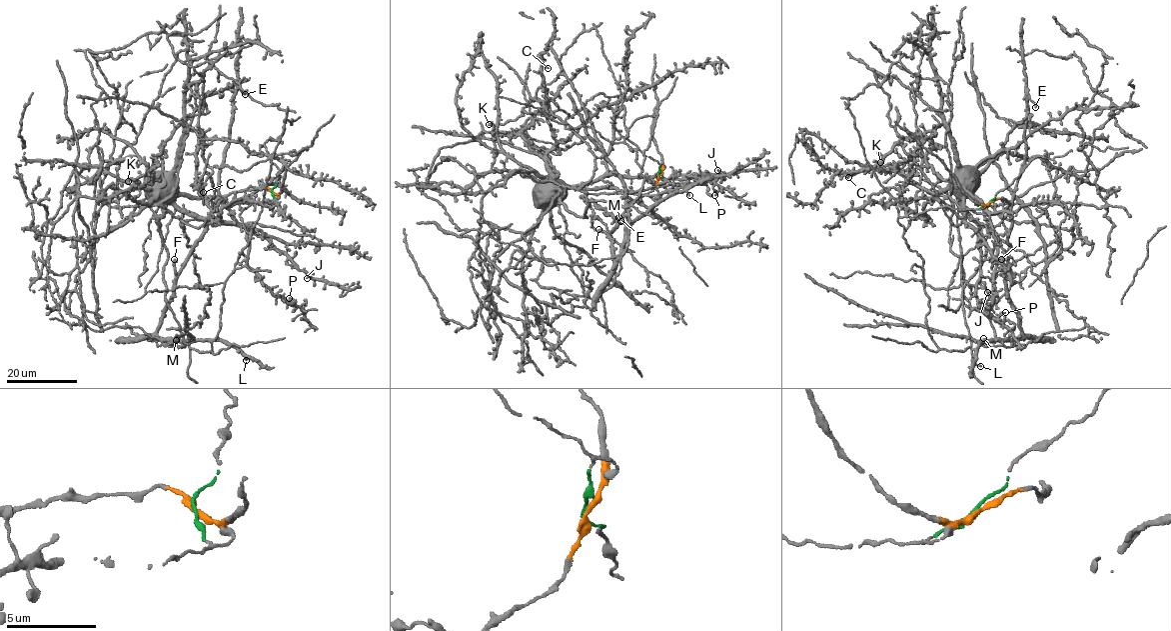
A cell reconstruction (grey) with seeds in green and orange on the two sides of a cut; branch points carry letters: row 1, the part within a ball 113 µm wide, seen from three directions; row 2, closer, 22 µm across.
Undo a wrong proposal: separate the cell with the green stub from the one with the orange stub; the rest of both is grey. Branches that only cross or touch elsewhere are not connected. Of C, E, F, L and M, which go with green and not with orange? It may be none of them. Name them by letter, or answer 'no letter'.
C

